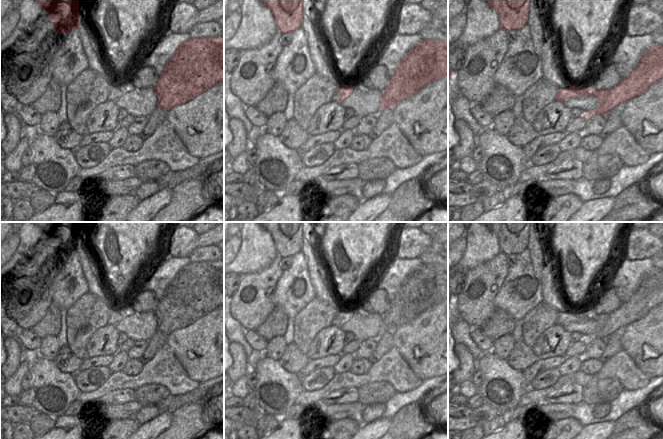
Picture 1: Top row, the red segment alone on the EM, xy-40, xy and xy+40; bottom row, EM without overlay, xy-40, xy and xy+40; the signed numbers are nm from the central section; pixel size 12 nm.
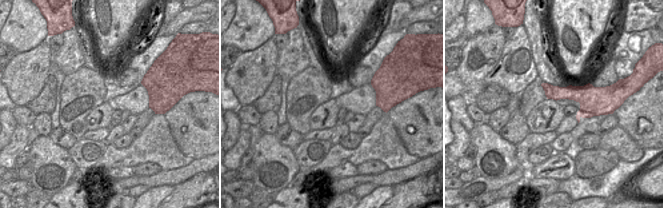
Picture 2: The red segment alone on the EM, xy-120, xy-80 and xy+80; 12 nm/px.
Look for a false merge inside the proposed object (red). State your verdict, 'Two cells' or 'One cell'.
Two cells.

